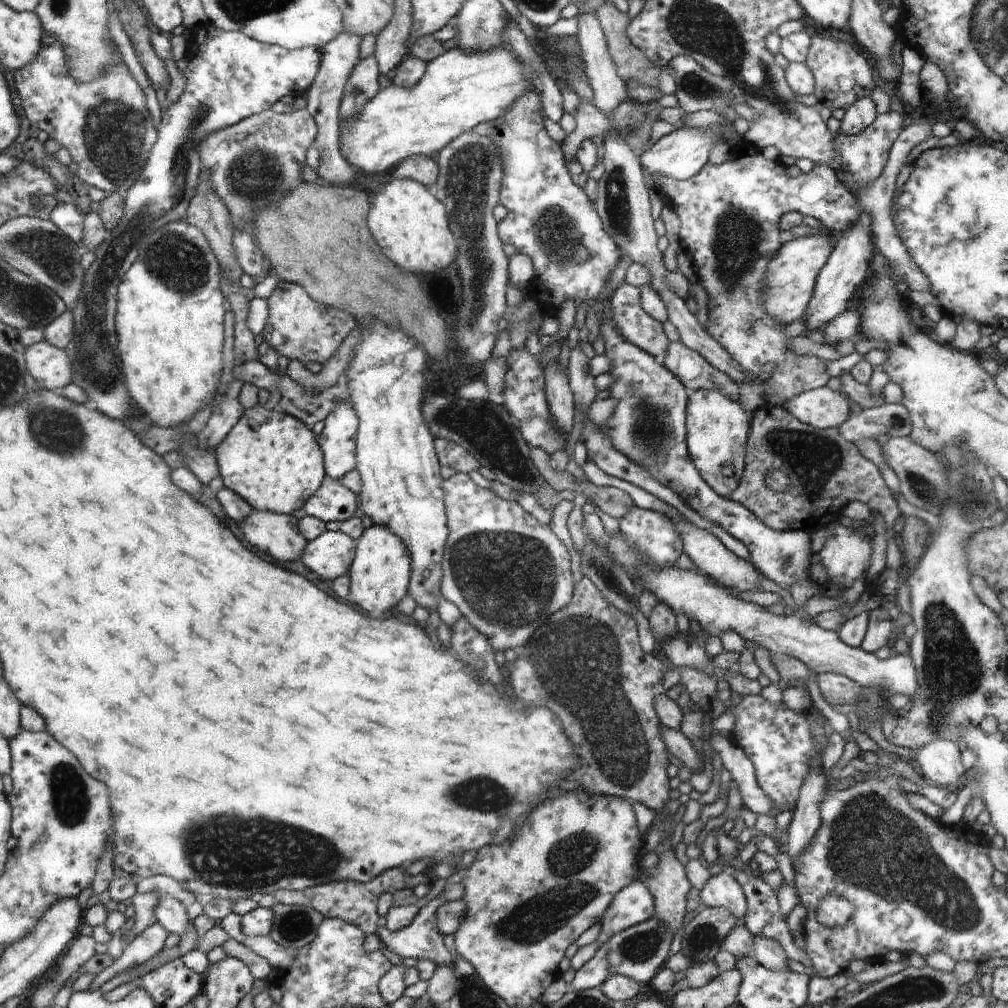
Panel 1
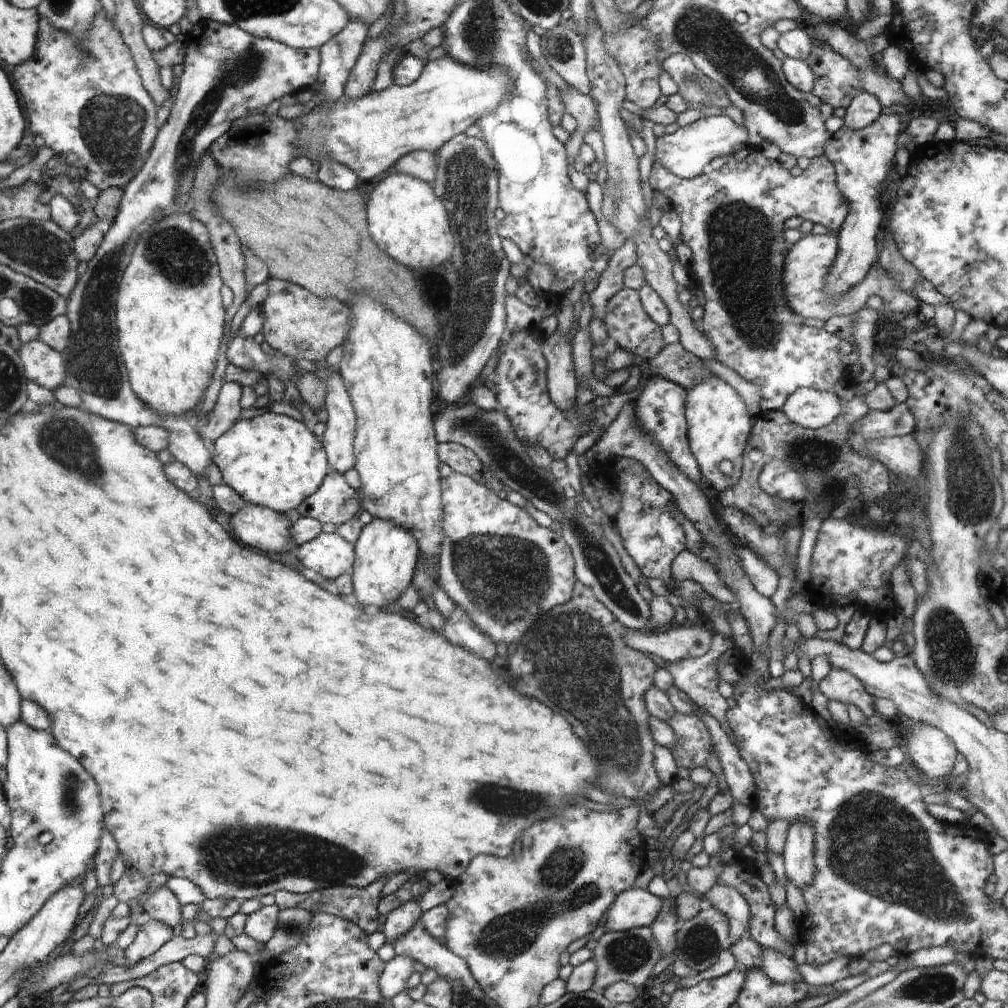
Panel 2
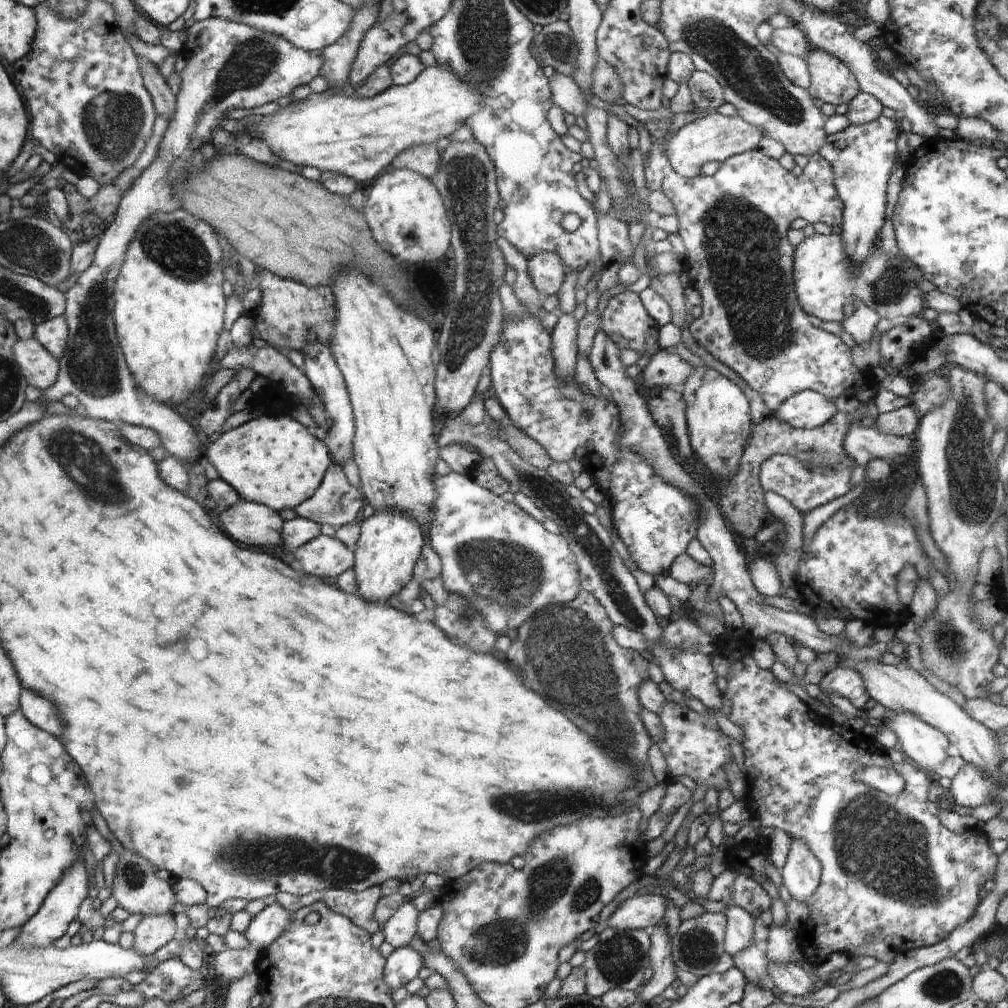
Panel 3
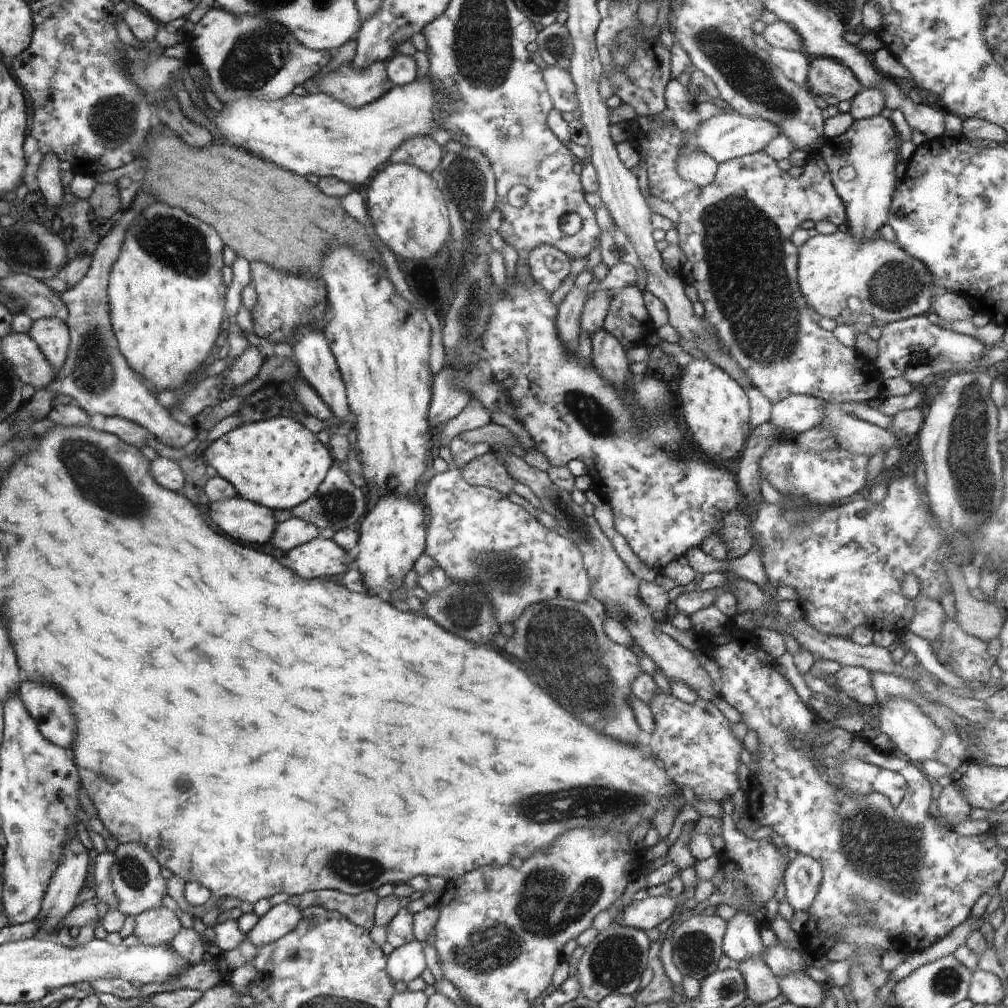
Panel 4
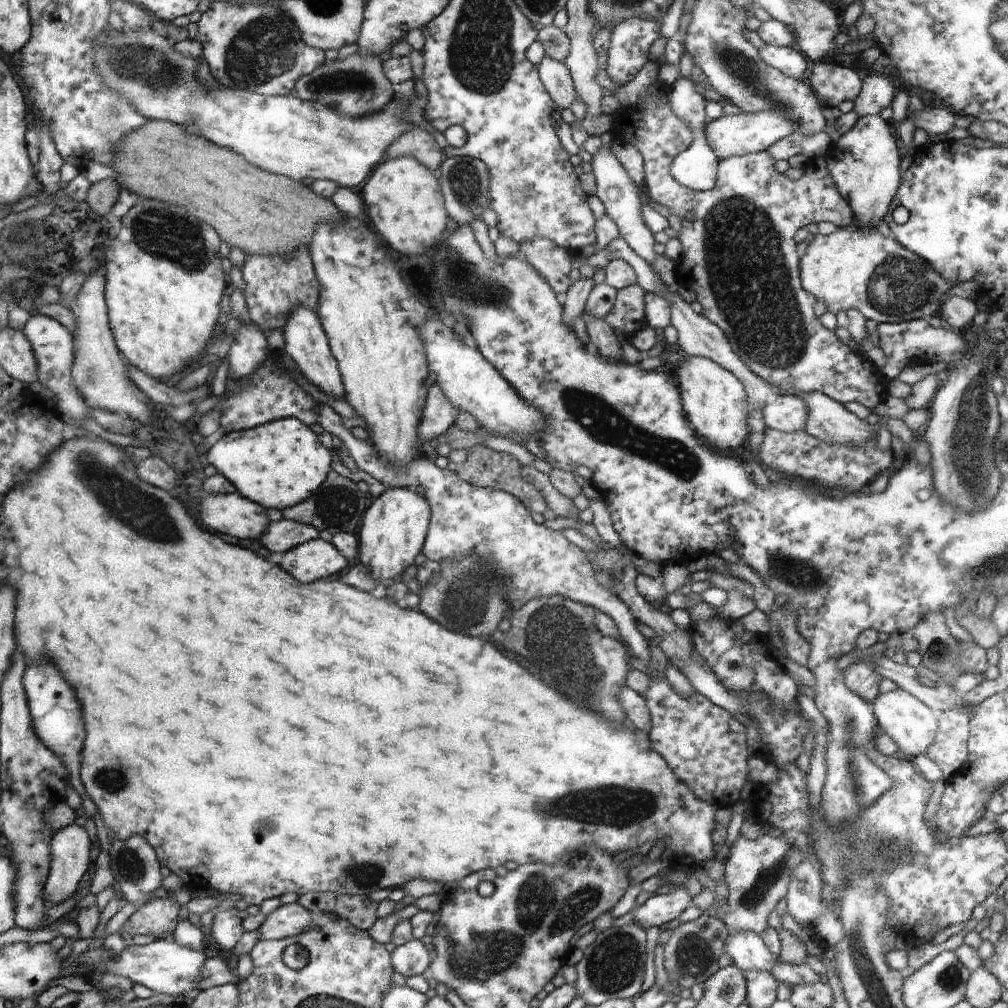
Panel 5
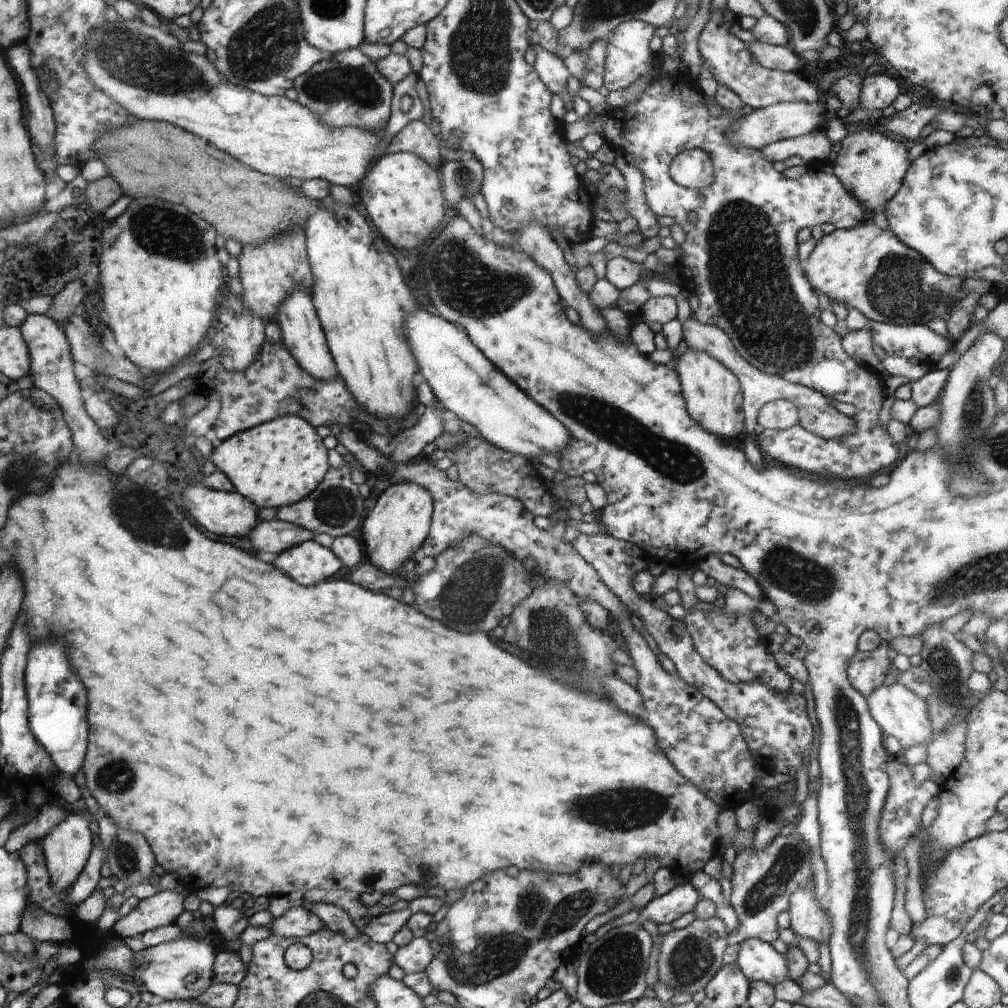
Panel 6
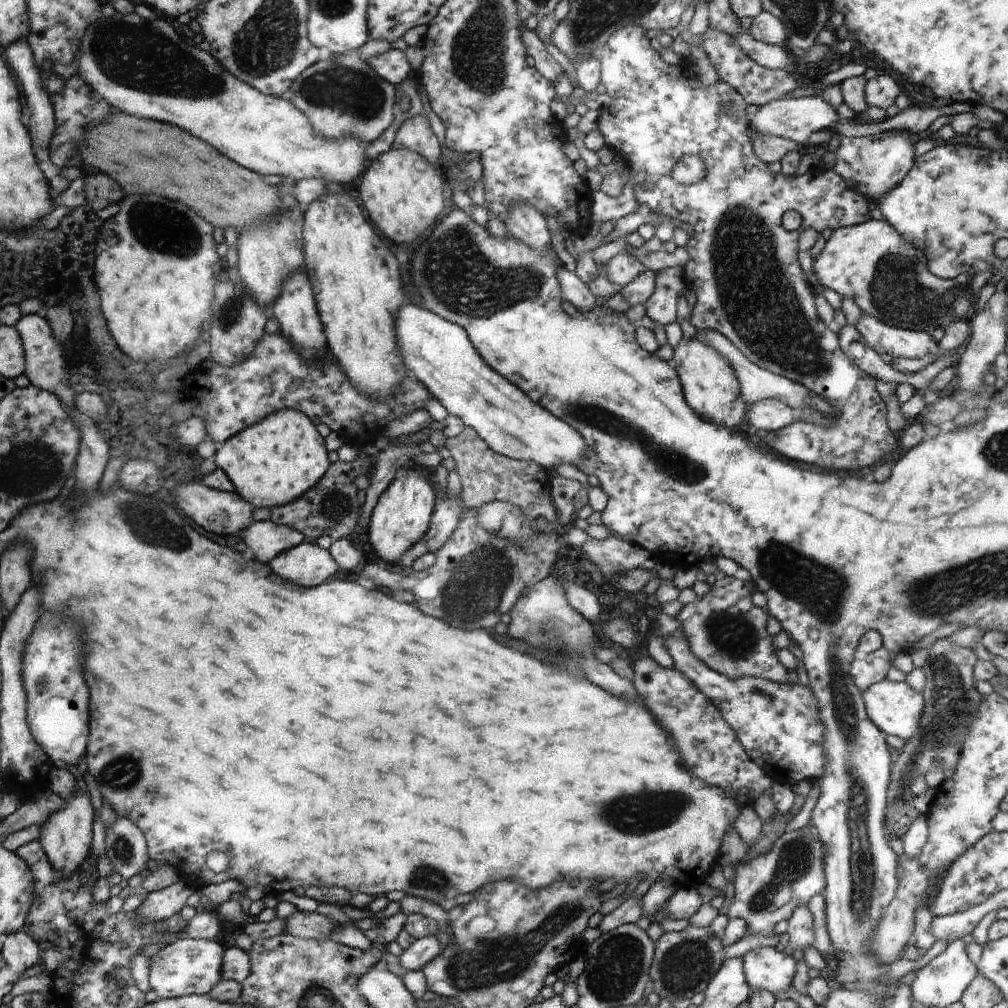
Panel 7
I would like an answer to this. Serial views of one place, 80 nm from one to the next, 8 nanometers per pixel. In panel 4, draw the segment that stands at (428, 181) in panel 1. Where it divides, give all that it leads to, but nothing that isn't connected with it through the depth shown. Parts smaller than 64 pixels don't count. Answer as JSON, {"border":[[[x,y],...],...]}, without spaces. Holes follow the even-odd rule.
{"border":[[[416,136],[416,138],[402,142],[390,154],[389,160],[393,164],[400,162],[414,164],[420,170],[424,170],[426,174],[431,174],[438,169],[445,154],[445,149],[440,147],[432,136]]]}

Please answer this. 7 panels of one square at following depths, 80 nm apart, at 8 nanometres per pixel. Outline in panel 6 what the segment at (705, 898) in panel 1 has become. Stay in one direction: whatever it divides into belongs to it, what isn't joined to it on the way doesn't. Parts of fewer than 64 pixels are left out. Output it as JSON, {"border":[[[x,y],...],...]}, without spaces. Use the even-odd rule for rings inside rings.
{"border":[[[750,938],[740,943],[736,963],[748,981],[762,980],[772,986],[788,979],[790,974],[785,956],[759,939]]]}

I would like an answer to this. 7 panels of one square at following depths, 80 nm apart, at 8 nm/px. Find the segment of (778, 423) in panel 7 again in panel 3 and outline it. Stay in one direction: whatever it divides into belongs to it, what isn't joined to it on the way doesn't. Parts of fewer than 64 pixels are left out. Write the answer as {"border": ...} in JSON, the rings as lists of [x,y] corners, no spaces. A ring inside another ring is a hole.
{"border":[[[806,389],[787,398],[772,414],[794,428],[813,429],[828,422],[837,412],[834,401]]]}

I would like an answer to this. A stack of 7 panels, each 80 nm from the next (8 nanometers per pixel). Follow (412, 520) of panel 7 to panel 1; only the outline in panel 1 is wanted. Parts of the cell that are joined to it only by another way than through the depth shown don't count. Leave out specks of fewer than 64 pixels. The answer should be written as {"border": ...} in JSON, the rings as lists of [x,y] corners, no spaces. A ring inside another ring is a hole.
{"border":[[[374,524],[356,540],[354,561],[350,571],[350,596],[364,612],[388,612],[408,594],[412,564],[406,544],[388,528]]]}

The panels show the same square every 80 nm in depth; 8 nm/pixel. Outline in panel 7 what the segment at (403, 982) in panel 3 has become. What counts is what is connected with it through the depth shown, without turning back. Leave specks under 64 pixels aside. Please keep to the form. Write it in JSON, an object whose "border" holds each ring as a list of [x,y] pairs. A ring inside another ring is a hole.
{"border":[[[435,933],[420,939],[414,939],[414,942],[400,954],[400,963],[406,970],[422,971],[422,966],[441,954],[443,947]]]}

